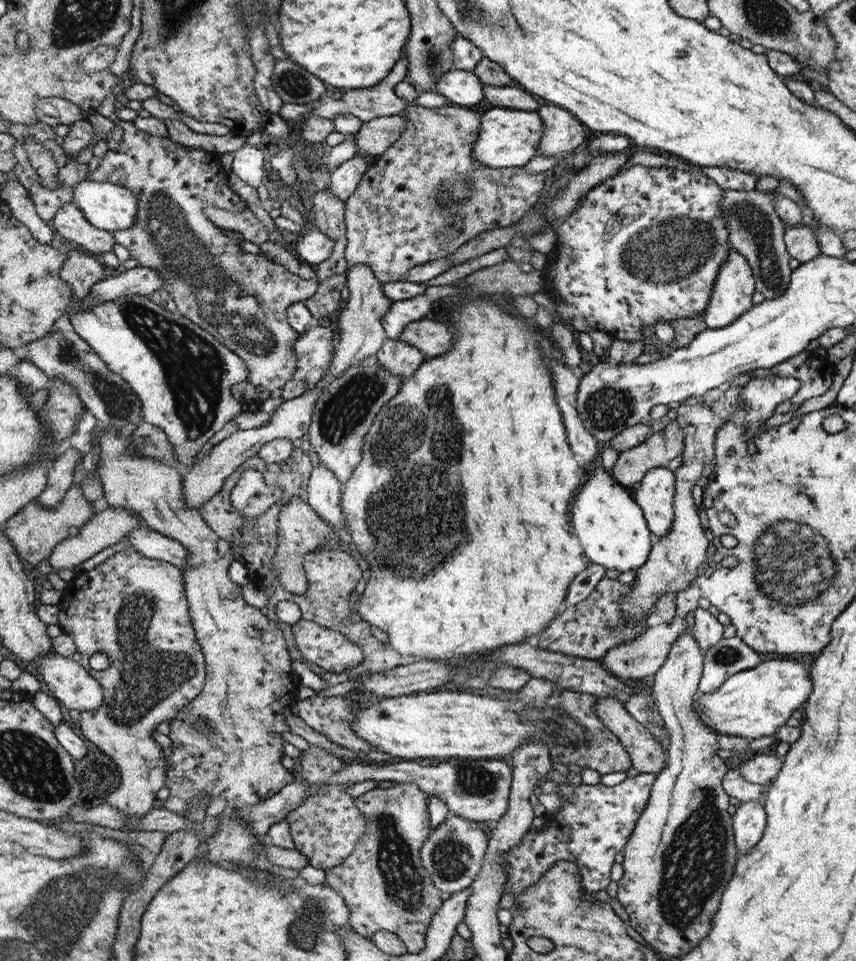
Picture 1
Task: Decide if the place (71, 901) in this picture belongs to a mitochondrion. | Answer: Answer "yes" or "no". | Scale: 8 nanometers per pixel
yes

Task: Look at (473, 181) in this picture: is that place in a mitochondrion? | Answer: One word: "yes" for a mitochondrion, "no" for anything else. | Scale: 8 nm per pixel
yes

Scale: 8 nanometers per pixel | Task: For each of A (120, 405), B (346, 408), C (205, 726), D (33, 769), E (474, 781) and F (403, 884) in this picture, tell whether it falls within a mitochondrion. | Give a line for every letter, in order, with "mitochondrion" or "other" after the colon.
A: mitochondrion
B: mitochondrion
C: mitochondrion
D: mitochondrion
E: mitochondrion
F: mitochondrion

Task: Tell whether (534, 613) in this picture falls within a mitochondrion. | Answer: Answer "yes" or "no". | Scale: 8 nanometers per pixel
no

